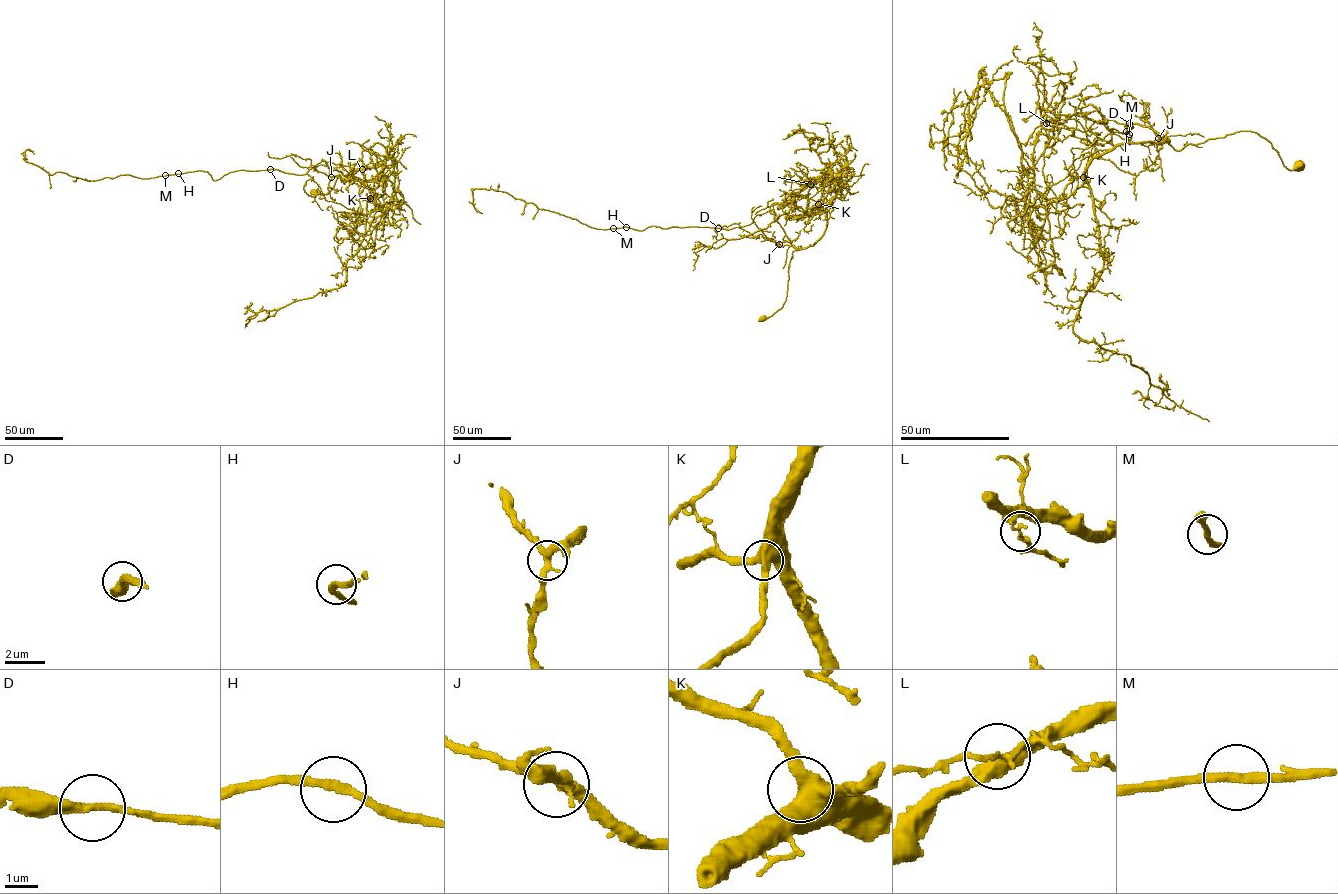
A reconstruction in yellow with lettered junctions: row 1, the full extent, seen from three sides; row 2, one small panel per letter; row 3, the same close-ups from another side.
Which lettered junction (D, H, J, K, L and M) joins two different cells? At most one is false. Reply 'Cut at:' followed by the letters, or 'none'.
Cut at: L

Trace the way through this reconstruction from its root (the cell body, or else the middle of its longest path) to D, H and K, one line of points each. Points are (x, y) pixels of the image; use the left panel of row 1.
D: (314, 193), (327, 194), (339, 174), (344, 184), (349, 179), (330, 170), (324, 161), (305, 174), (270, 169)
H: (314, 193), (327, 194), (339, 174), (349, 179), (324, 161), (303, 175), (178, 173)
K: (314, 193), (327, 194), (339, 174), (344, 184), (352, 179), (378, 180), (379, 186), (370, 198)

